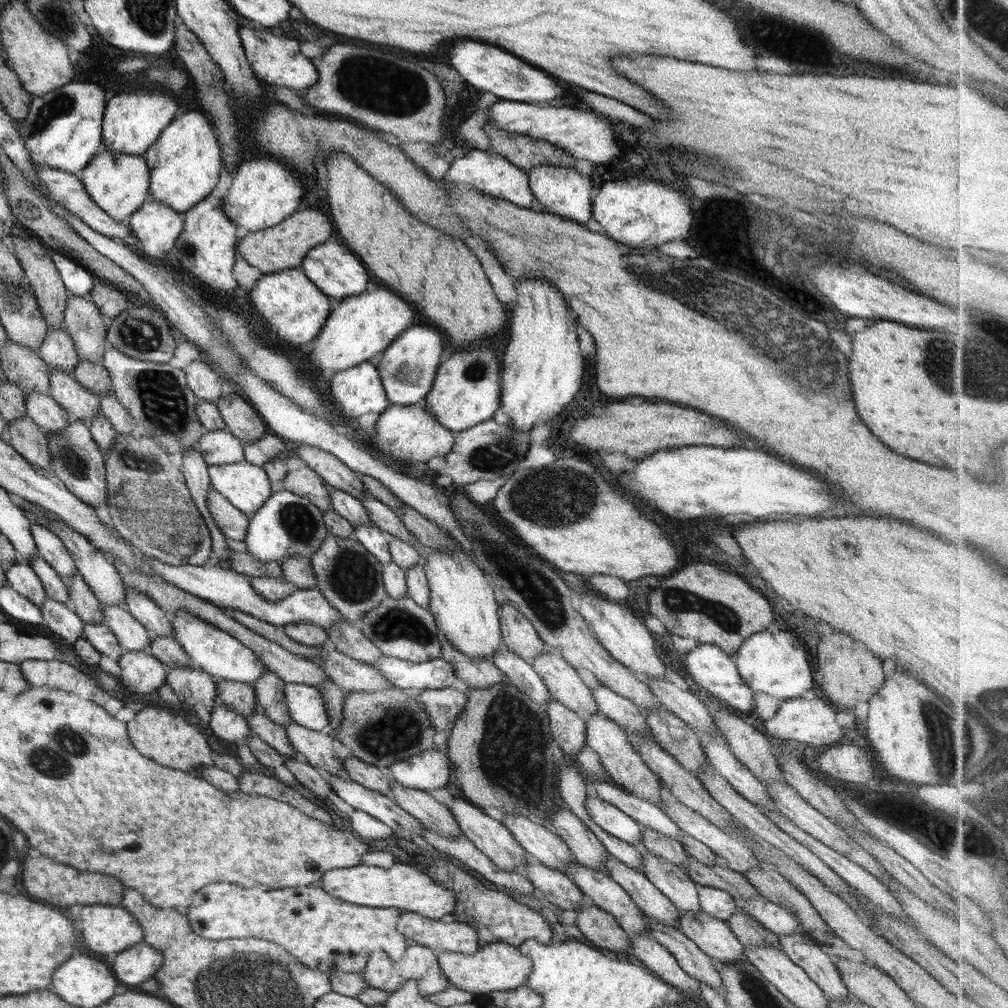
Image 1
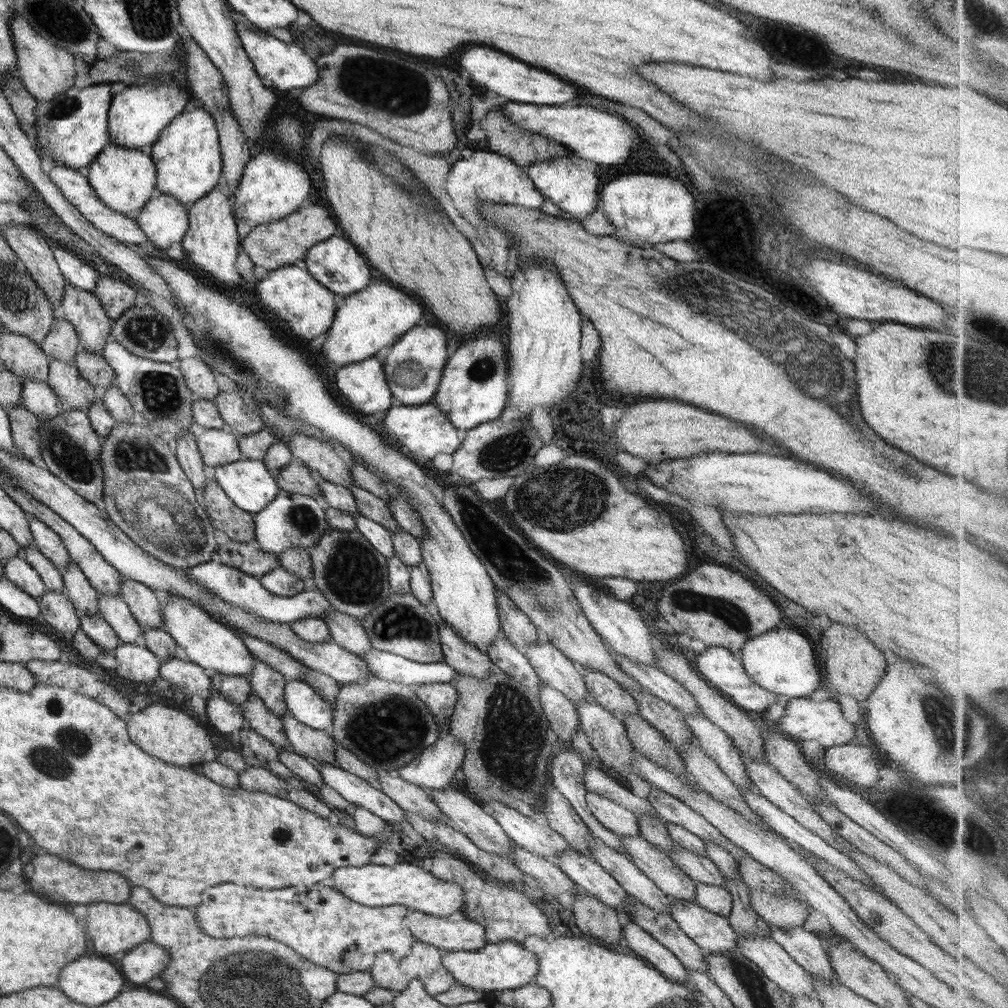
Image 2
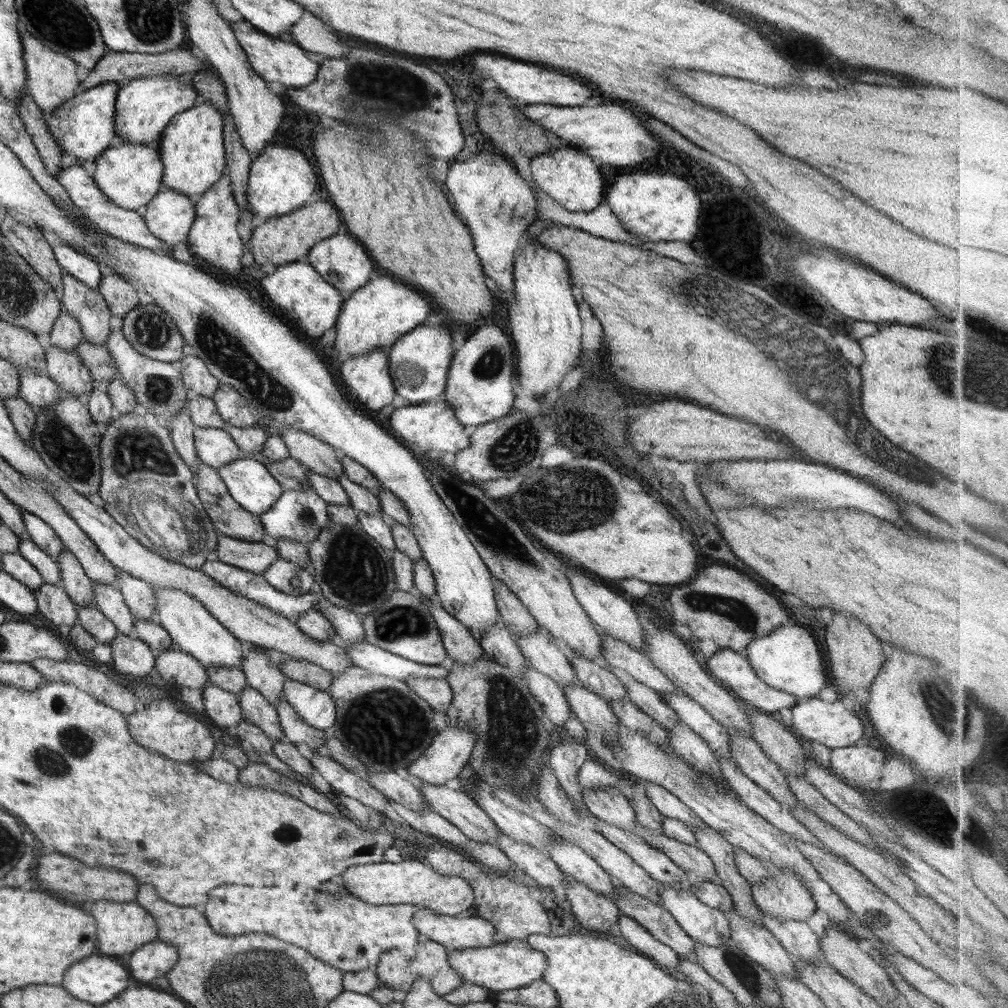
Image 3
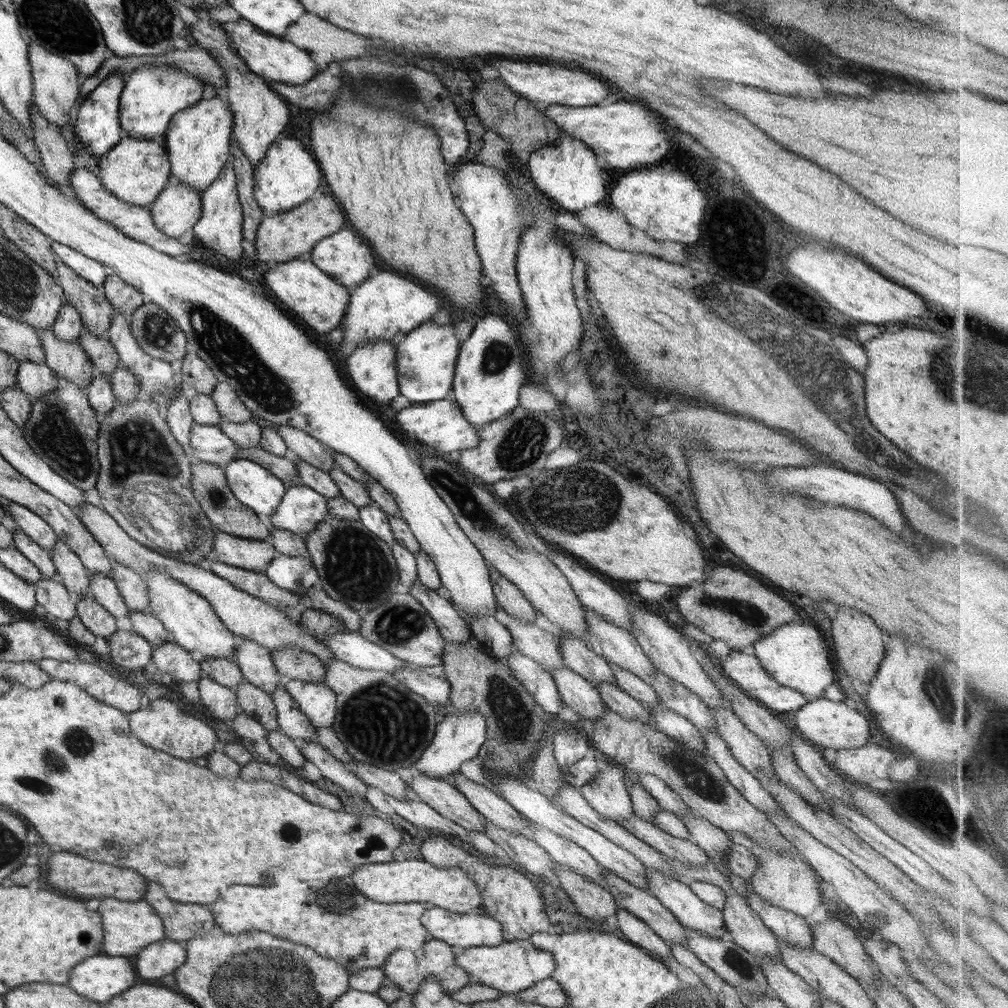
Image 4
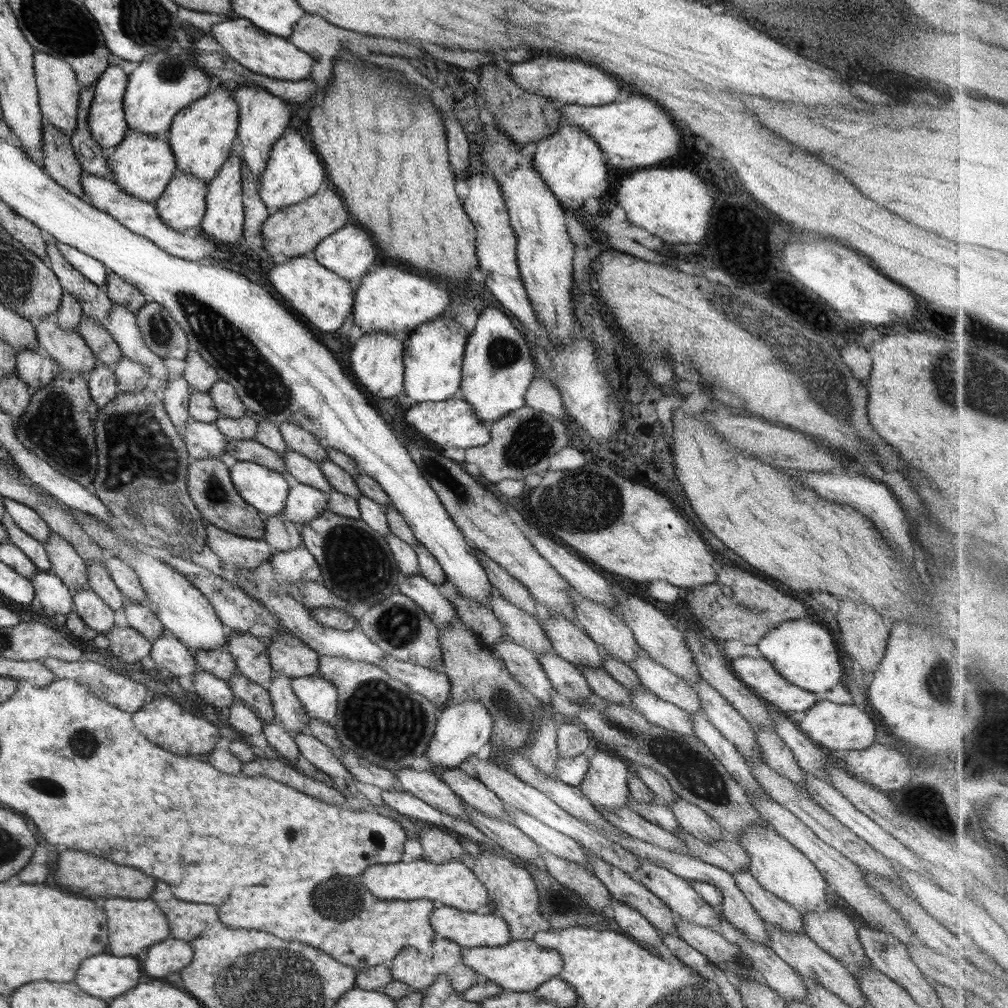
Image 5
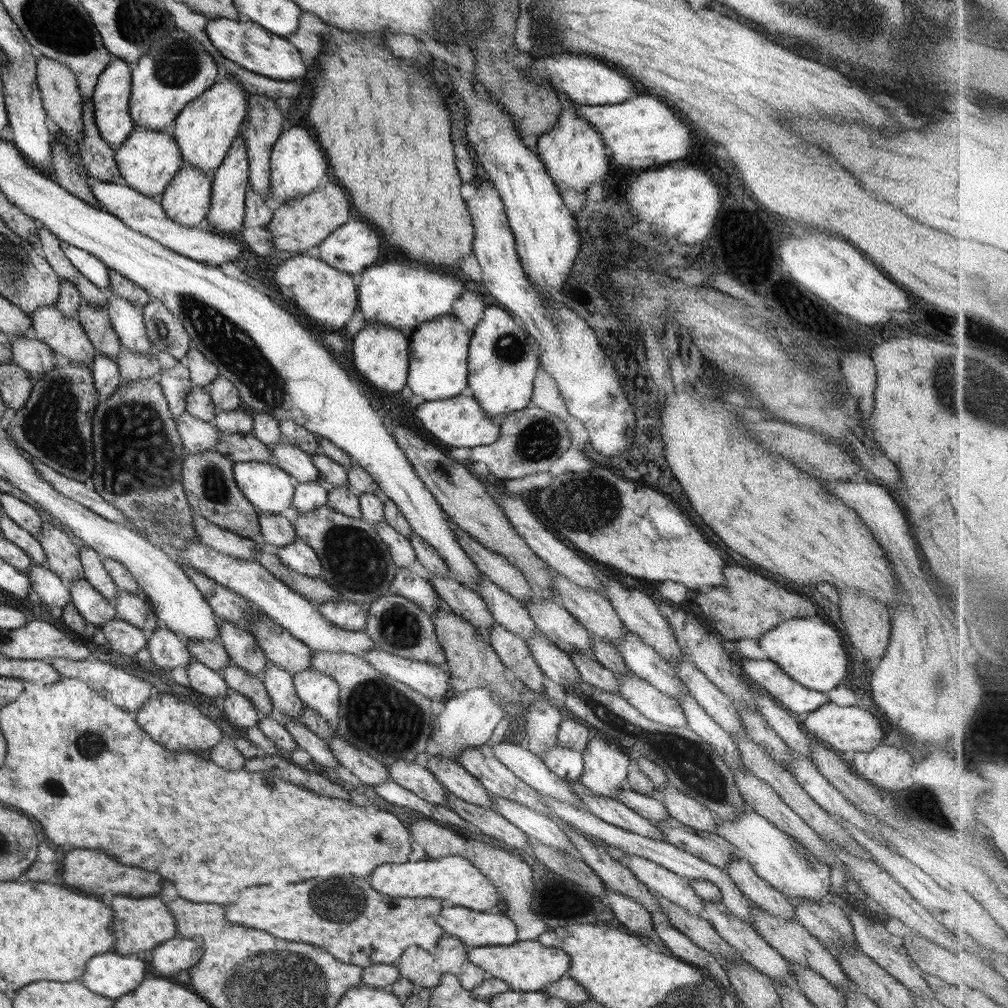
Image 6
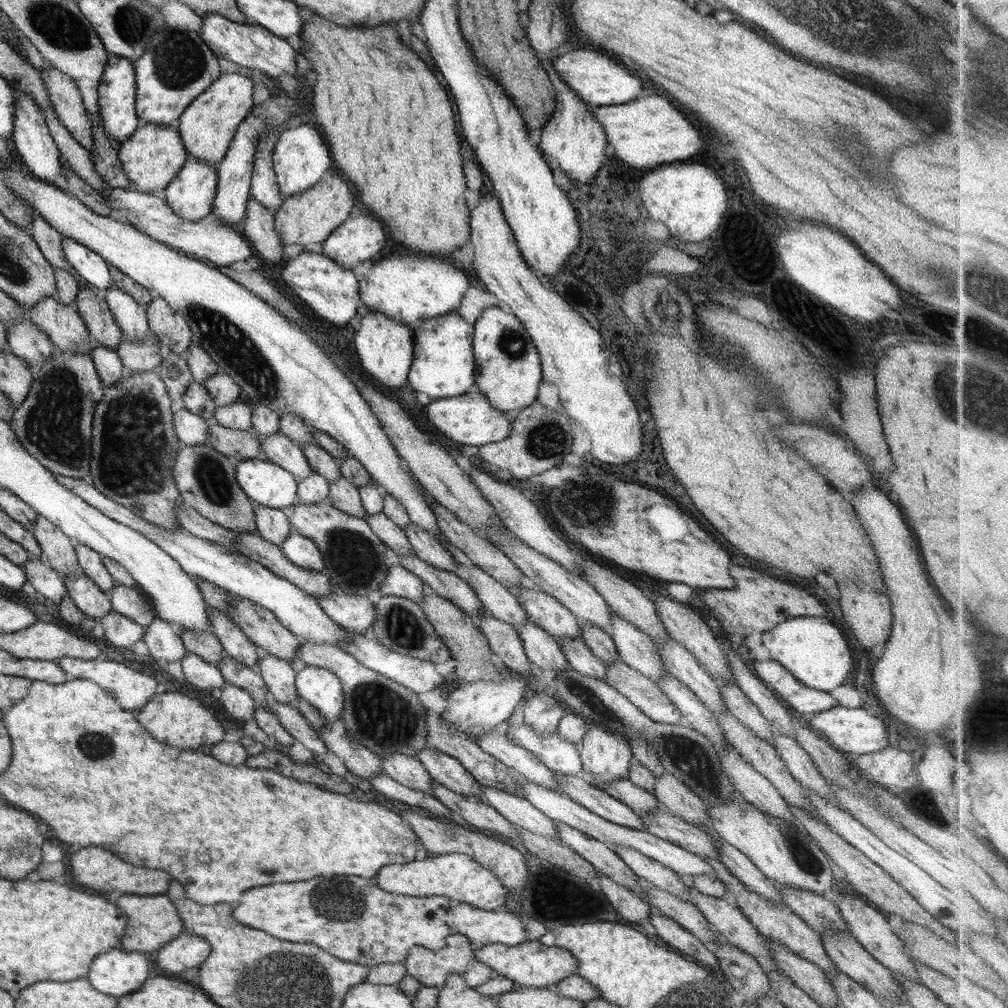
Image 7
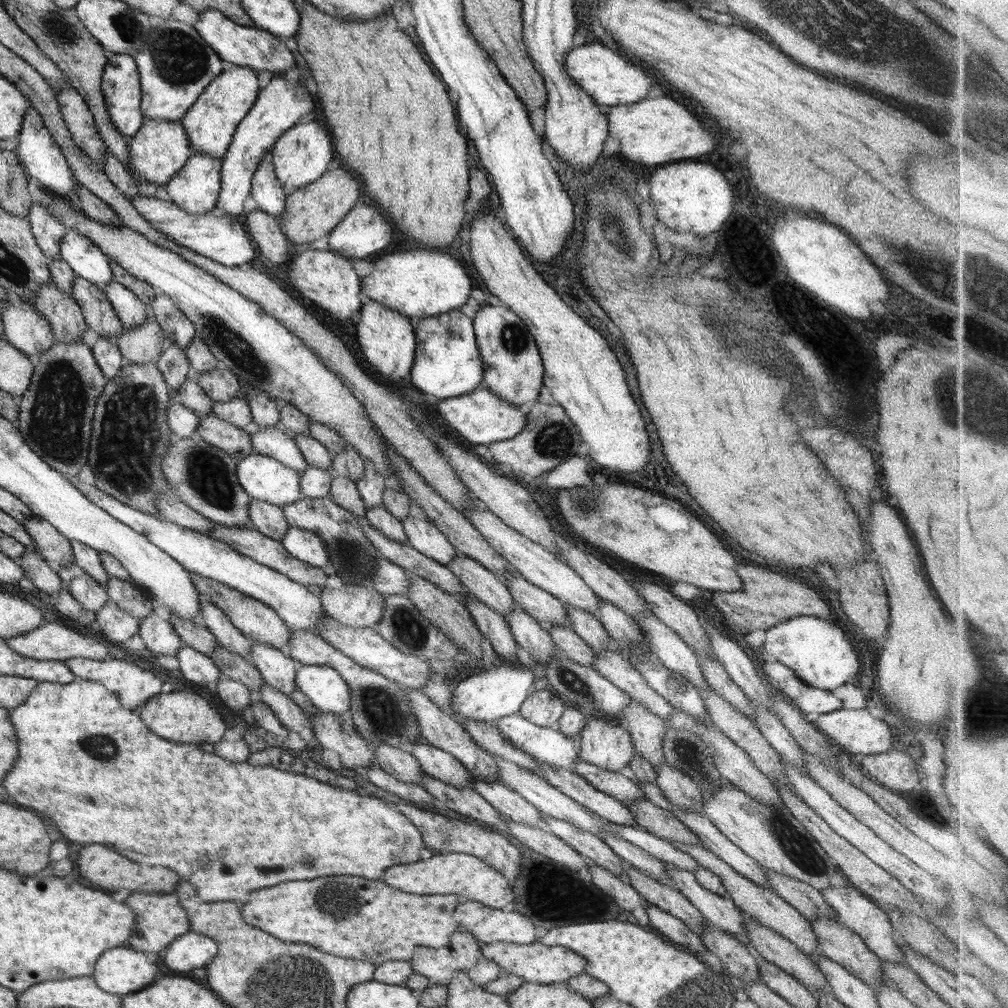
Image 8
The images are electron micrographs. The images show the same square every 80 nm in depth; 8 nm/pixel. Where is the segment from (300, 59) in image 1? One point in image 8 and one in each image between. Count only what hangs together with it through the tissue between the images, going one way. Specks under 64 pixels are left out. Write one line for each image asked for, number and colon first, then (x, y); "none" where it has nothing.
2: (287, 66)
3: (274, 60)
4: (272, 58)
5: (261, 52)
6: (244, 42)
7: (249, 45)
8: (255, 48)

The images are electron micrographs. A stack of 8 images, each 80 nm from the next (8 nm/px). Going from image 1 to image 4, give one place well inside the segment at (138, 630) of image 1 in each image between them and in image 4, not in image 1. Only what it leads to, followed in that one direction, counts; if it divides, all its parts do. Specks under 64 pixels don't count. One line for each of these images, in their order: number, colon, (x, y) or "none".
2: (112, 608)
3: (110, 601)
4: (102, 588)

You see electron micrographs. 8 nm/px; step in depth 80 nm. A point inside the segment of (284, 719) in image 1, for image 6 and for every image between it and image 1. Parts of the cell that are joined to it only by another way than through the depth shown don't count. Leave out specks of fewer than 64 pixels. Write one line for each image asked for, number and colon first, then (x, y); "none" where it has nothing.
2: (267, 683)
3: (266, 677)
4: (255, 661)
5: (250, 654)
6: (244, 648)

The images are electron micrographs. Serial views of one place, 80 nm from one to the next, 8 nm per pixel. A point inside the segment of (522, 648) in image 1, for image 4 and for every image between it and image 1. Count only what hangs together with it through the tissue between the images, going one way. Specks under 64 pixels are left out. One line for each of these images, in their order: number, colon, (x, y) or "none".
2: (515, 625)
3: (519, 621)
4: (507, 596)

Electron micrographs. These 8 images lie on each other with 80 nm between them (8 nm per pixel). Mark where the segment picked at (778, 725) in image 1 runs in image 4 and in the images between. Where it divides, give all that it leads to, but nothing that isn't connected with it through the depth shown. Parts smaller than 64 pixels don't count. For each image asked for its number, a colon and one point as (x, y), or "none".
2: (805, 719)
3: (830, 723)
4: (830, 724)

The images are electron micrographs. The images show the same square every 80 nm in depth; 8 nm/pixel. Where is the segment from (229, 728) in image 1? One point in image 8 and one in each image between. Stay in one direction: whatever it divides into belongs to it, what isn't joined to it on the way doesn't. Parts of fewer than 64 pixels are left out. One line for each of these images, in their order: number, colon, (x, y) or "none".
2: (224, 716)
3: (222, 707)
4: (221, 701)
5: (217, 692)
6: (203, 679)
7: (203, 676)
8: (199, 668)

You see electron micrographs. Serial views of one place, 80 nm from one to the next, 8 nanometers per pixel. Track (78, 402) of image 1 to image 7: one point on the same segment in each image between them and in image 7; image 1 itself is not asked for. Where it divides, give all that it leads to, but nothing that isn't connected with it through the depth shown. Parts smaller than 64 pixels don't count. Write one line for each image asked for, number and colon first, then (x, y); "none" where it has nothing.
2: (64, 379)
3: (66, 367)
4: (68, 360)
5: (68, 348)
6: (65, 336)
7: (68, 330)

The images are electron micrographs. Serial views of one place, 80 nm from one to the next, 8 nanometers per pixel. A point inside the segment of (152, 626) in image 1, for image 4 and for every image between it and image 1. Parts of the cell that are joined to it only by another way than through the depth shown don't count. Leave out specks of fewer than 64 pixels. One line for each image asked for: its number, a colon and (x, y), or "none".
2: (145, 604)
3: (140, 596)
4: (131, 585)

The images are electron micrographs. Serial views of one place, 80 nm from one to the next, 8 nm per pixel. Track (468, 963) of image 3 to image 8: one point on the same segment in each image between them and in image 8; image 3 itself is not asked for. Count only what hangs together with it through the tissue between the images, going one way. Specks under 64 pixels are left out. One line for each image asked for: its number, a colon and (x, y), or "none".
4: (510, 967)
5: (520, 966)
6: (526, 966)
7: (531, 964)
8: (536, 963)

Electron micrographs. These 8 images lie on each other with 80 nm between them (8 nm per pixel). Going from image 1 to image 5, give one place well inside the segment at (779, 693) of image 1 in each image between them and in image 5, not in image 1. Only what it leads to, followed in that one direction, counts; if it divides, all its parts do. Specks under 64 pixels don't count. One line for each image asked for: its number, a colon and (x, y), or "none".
2: (783, 662)
3: (790, 659)
4: (798, 657)
5: (804, 653)

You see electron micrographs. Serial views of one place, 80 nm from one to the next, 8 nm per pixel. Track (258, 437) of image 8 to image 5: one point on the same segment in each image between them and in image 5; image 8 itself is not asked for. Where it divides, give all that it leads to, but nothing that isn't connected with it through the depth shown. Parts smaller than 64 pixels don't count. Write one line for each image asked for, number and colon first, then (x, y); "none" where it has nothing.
5: (300, 469)
6: (295, 462)
7: (278, 449)

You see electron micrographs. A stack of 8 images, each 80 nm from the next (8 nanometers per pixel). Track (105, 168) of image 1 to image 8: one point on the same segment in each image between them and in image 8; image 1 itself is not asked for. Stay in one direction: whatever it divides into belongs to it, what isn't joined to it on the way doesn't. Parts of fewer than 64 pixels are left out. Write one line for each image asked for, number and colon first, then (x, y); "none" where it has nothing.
2: (124, 179)
3: (130, 174)
4: (136, 171)
5: (142, 165)
6: (147, 160)
7: (151, 158)
8: (161, 148)

